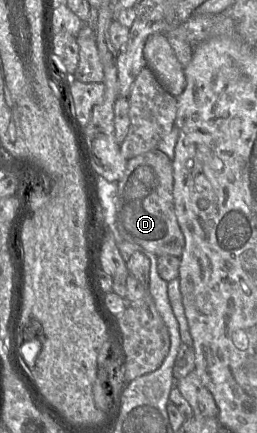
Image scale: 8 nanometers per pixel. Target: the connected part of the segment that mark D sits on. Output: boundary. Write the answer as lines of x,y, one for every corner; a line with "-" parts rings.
158,148
127,161
124,175
117,182
115,222
121,237
155,256
180,258
185,246
174,209
172,160

